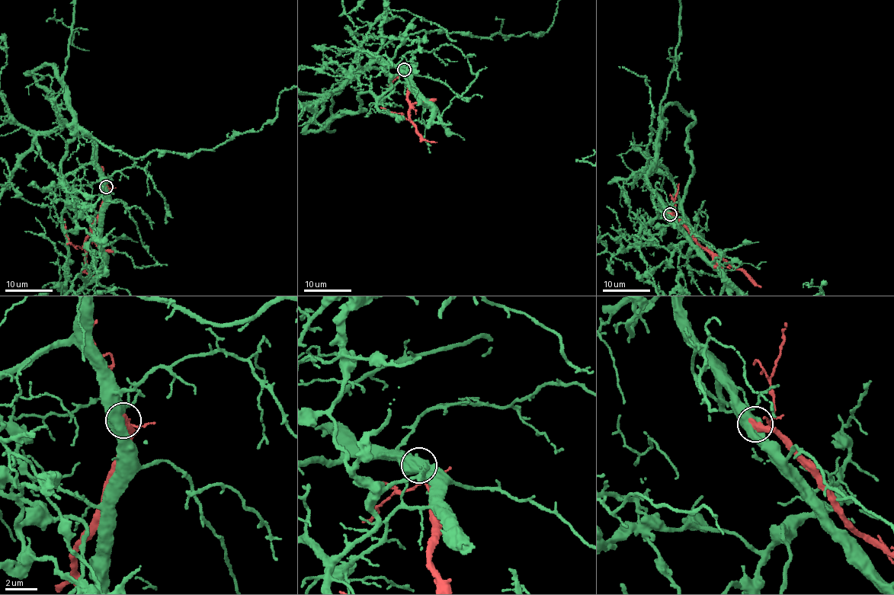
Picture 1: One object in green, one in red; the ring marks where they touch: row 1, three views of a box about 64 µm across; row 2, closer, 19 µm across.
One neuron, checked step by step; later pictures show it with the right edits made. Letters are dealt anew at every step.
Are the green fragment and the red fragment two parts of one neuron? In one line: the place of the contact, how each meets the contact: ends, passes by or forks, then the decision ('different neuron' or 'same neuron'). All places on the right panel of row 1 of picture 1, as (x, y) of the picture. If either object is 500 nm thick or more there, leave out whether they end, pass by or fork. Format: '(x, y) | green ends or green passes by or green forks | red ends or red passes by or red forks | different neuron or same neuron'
(670, 214) | different neuron

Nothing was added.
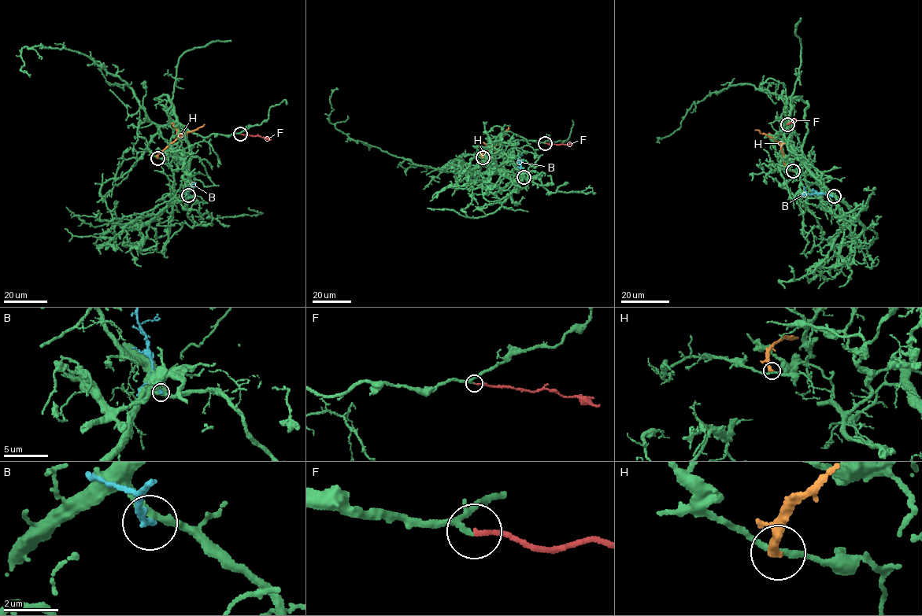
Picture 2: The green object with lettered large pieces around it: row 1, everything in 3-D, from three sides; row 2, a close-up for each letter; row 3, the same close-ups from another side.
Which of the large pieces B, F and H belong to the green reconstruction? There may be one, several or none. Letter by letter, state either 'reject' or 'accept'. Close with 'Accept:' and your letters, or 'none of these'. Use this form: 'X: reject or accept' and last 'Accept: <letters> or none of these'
B: reject
F: accept
H: reject
Accept: F

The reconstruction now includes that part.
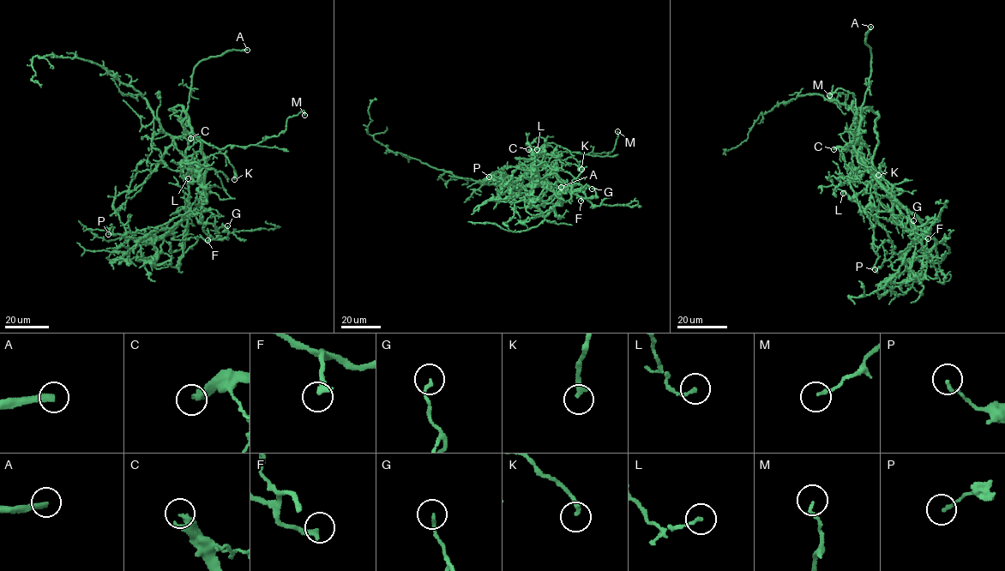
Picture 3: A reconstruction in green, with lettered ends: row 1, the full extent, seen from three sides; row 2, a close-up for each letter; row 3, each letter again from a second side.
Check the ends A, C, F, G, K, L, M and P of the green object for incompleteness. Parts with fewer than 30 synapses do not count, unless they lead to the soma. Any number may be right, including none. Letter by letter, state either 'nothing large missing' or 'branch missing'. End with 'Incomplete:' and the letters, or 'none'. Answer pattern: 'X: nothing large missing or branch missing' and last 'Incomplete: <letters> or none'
A: branch missing
C: branch missing
F: nothing large missing
G: nothing large missing
K: nothing large missing
L: nothing large missing
M: nothing large missing
P: nothing large missing
Incomplete: A, C

